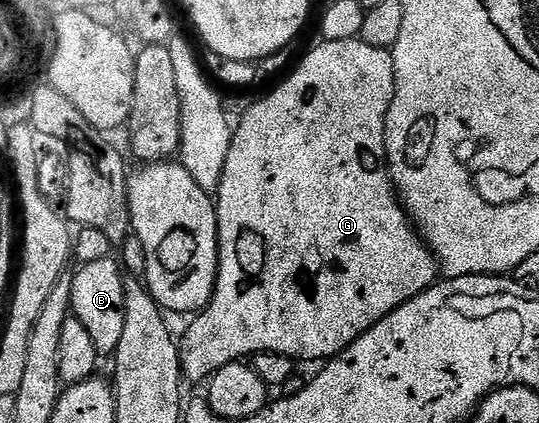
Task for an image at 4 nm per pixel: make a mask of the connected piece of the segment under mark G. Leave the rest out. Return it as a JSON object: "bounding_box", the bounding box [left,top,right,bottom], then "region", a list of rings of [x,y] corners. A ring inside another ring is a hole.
{"bounding_box":[178,38,440,381],"region":[[[360,38],[357,40],[345,40],[344,42],[318,42],[318,45],[299,62],[298,69],[296,69],[275,92],[270,92],[263,100],[256,101],[255,104],[243,114],[242,121],[240,121],[239,124],[237,121],[236,127],[233,129],[234,137],[230,143],[230,149],[228,150],[228,162],[224,162],[224,174],[222,175],[222,181],[216,193],[219,246],[218,280],[215,282],[214,295],[210,300],[210,304],[189,321],[191,324],[187,326],[186,333],[180,336],[180,343],[178,344],[178,357],[182,363],[182,374],[187,381],[209,381],[210,377],[220,371],[224,366],[241,361],[243,358],[252,358],[258,352],[284,354],[295,362],[301,362],[301,360],[318,360],[317,362],[325,362],[337,356],[339,352],[344,351],[352,342],[356,342],[356,338],[360,338],[376,322],[380,322],[385,316],[392,314],[392,310],[396,310],[404,302],[416,298],[439,279],[440,265],[438,259],[436,259],[433,252],[431,252],[430,247],[424,243],[422,237],[416,234],[416,229],[410,217],[407,216],[405,208],[402,207],[398,199],[397,191],[393,182],[390,180],[390,173],[386,167],[386,115],[392,106],[393,97],[394,58],[387,49],[368,46],[368,42],[364,42]]]}

